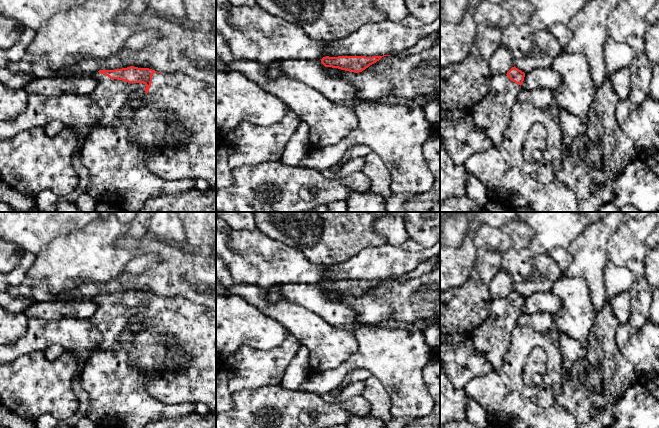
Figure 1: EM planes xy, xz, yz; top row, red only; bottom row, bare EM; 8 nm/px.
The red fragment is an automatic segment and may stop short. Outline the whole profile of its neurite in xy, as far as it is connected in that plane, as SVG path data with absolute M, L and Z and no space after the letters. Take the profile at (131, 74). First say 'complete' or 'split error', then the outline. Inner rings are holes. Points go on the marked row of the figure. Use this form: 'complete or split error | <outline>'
split error | M134 66L115 70L99 70L94 74L94 78L96 81L96 87L94 91L89 94L89 97L94 100L99 108L102 110L102 117L98 120L98 124L111 125L113 123L116 123L117 121L119 121L120 115L122 114L122 109L127 103L133 100L142 101L142 106L134 112L132 118L126 121L126 125L128 126L130 140L132 142L137 142L141 146L141 153L144 156L146 165L154 174L165 180L171 181L202 178L209 184L209 186L216 186L216 87L211 86L206 82L191 78L189 75L183 72L161 73L149 68L138 68ZM186 135L188 135L190 138L185 144L181 144L179 146L160 145L163 142L170 142L182 139Z

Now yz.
split error | M512 67L505 75L492 76L488 91L471 109L475 126L499 146L509 126L512 108L518 101L525 73Z

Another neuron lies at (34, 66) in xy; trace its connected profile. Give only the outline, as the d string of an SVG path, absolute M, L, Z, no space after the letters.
M148 29L132 34L125 46L114 56L107 59L87 58L68 66L54 69L49 66L45 55L35 55L26 52L16 62L9 62L7 69L13 73L20 73L33 79L51 77L87 77L94 75L99 70L115 70L130 66L150 68L148 63L137 63L136 56L148 48L153 40L162 36L158 29Z

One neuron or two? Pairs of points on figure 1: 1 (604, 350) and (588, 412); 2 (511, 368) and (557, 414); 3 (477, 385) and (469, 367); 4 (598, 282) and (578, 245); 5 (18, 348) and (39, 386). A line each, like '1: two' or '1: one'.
1: one
2: one
3: two
4: one
5: two

